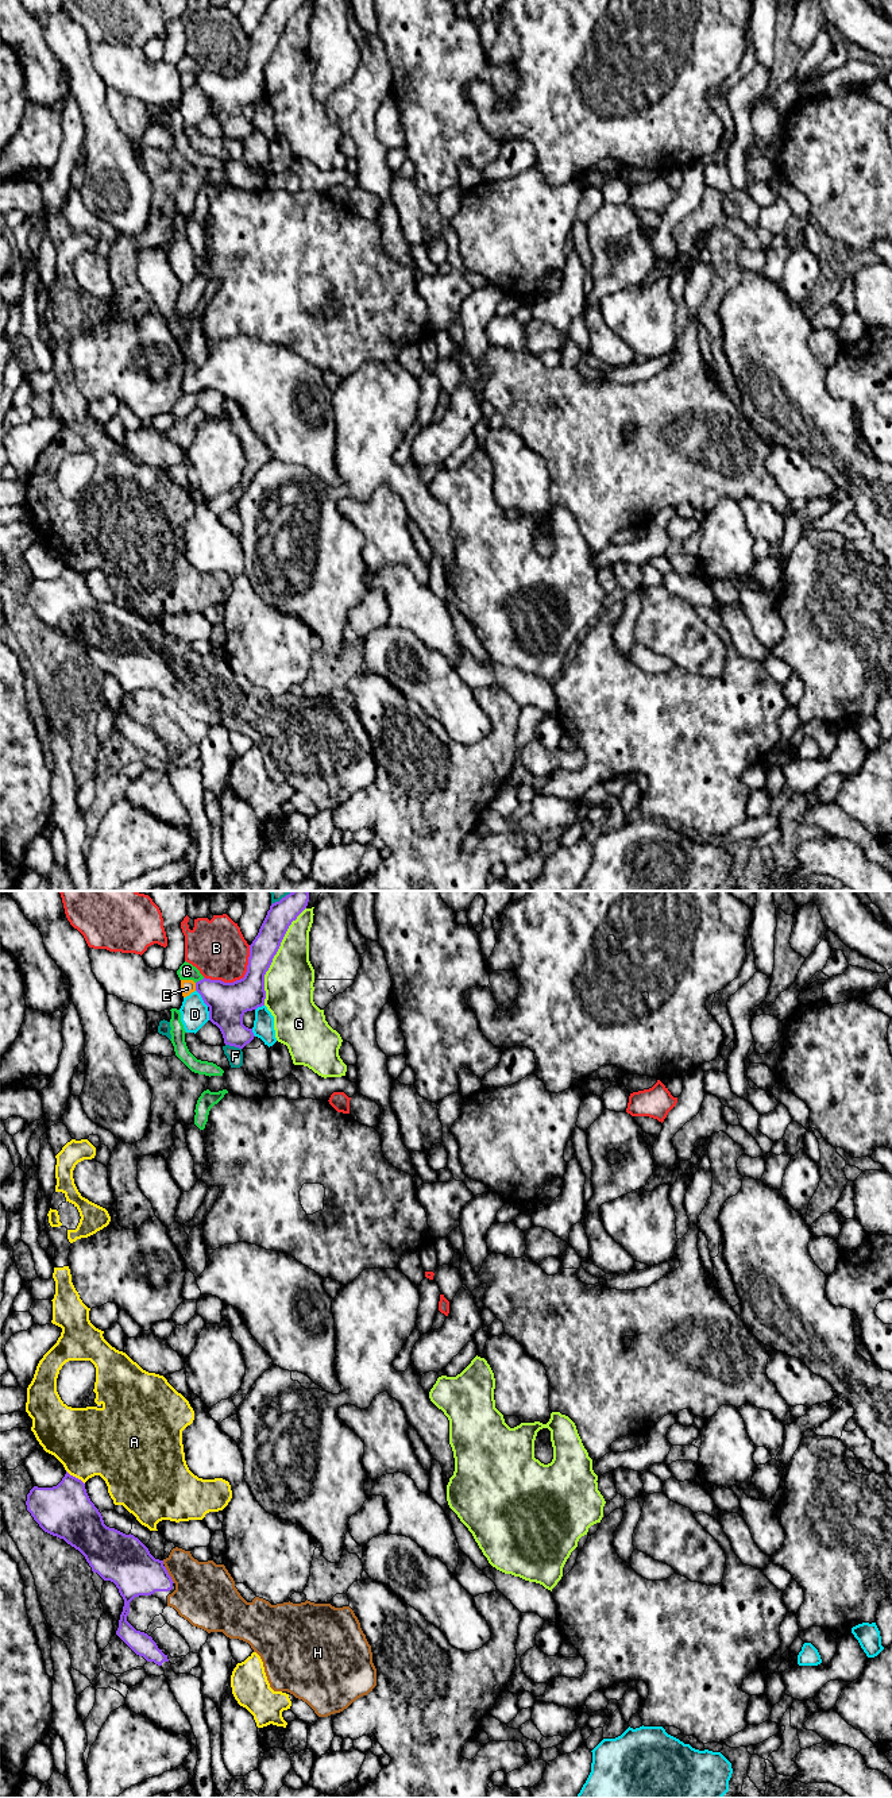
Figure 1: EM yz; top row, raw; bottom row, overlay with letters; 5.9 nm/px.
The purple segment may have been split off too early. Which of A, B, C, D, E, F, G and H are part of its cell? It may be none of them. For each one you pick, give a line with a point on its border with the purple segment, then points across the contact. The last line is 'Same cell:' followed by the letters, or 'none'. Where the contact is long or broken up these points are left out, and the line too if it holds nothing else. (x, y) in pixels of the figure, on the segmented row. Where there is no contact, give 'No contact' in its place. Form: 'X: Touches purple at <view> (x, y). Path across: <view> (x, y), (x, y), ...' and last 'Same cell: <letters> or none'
H: Touches purple at yz (168, 1574). Path across: yz (128, 1563), (141, 1574), (168, 1574), (188, 1574), (205, 1592)
Same cell: H

